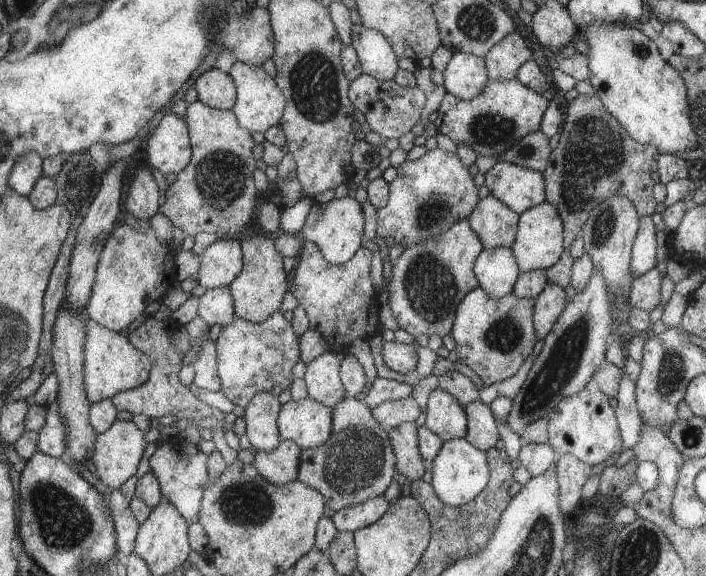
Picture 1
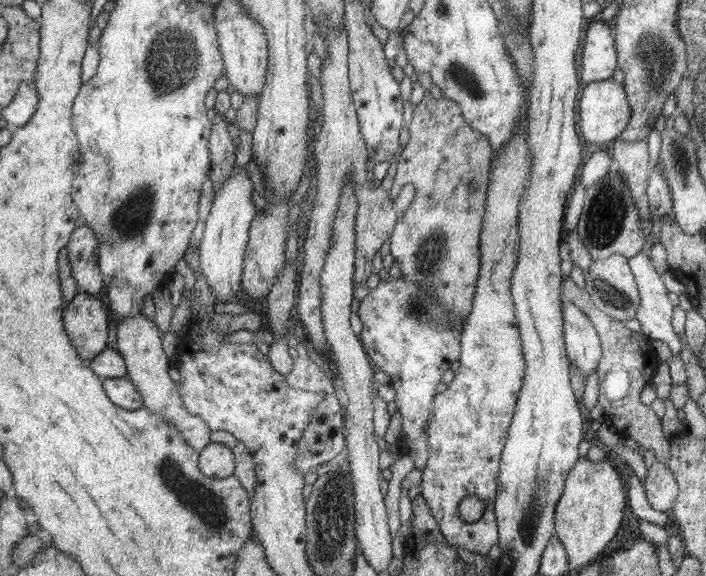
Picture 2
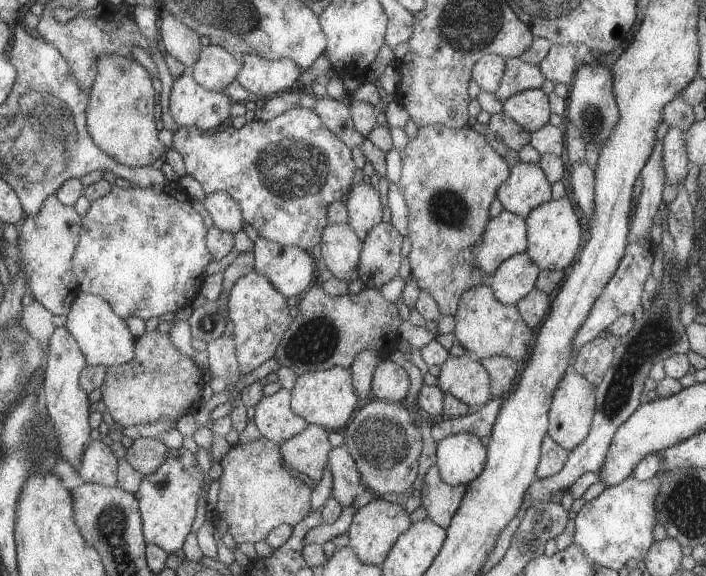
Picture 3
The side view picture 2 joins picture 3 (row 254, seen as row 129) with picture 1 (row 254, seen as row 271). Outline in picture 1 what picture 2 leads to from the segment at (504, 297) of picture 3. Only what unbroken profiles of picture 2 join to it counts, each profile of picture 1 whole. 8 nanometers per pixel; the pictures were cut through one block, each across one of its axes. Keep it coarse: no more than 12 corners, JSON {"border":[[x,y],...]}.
{"border":[[511,247],[484,249],[474,271],[496,299],[514,292],[520,274]]}

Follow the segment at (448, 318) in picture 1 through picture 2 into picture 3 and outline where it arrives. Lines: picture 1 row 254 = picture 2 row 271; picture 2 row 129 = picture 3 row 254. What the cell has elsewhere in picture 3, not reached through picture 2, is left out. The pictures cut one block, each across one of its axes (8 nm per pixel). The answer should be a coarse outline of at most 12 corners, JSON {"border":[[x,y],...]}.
{"border":[[470,125],[411,129],[397,184],[411,276],[443,315],[510,163]]}

